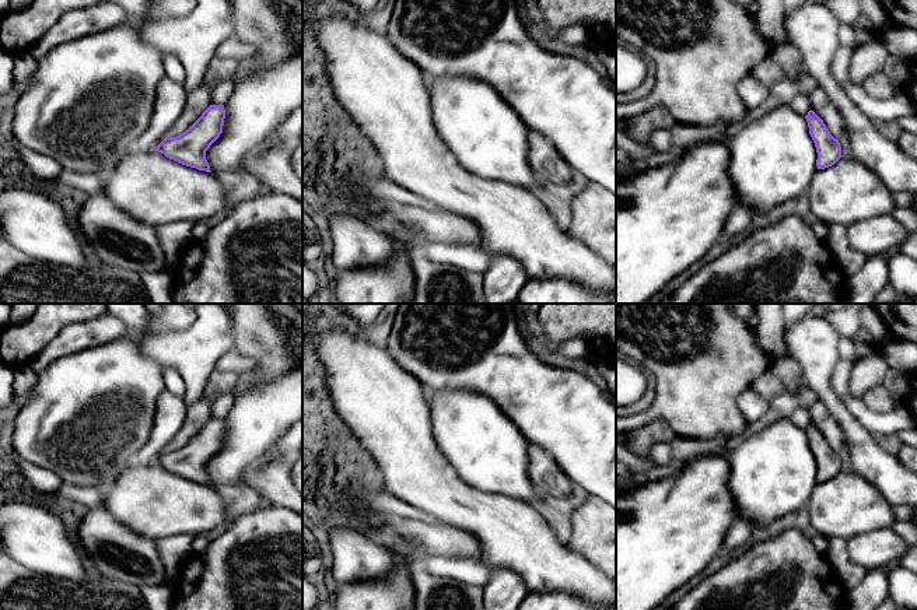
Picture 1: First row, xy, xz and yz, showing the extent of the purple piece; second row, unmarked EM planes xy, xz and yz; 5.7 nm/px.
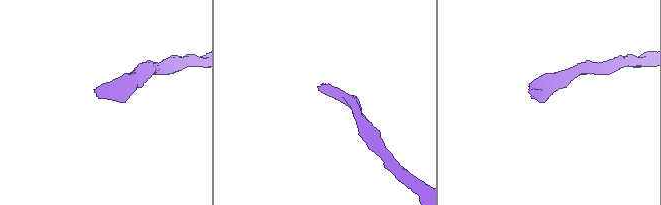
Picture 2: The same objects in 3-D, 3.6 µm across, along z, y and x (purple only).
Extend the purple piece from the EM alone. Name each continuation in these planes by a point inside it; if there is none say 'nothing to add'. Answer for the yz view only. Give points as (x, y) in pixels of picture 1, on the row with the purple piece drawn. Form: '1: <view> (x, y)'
1: yz (846, 193)

